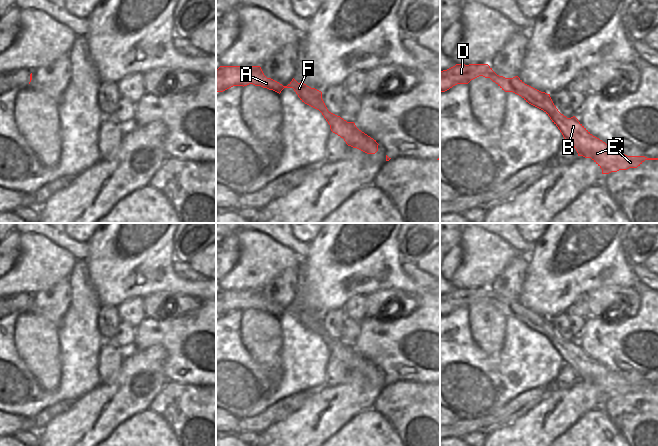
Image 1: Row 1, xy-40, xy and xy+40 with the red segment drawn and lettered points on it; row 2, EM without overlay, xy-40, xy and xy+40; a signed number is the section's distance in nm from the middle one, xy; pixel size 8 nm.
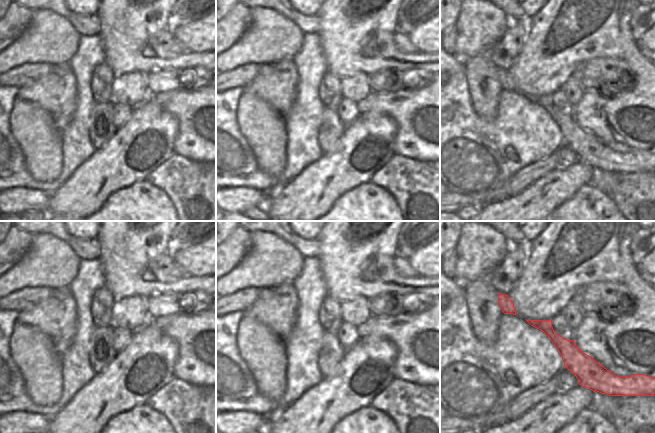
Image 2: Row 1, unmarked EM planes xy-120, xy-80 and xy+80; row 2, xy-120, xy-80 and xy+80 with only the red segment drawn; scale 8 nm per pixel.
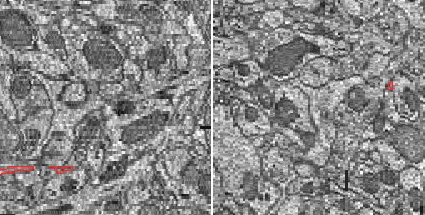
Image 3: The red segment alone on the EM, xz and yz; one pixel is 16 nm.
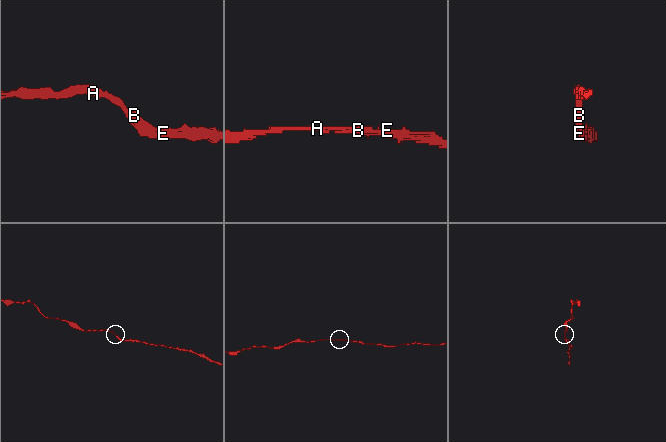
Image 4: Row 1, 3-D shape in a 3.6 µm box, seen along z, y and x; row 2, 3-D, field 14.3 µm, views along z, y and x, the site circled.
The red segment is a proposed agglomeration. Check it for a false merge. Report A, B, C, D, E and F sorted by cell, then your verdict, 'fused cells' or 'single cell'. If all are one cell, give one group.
A B C D E F | single cell

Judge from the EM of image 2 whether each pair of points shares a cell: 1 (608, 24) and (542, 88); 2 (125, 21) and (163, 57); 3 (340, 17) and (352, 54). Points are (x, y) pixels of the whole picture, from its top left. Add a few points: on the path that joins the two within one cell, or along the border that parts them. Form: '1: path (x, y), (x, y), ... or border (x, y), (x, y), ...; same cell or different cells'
1: path (590, 37), (555, 70); same cell
2: path (126, 35), (126, 40), (144, 58), (149, 58); same cell
3: path (349, 26), (352, 29), (352, 45); same cell

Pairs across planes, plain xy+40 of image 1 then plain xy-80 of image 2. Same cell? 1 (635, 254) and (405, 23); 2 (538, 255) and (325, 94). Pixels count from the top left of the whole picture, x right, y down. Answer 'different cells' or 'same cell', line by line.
1: same cell
2: different cells

